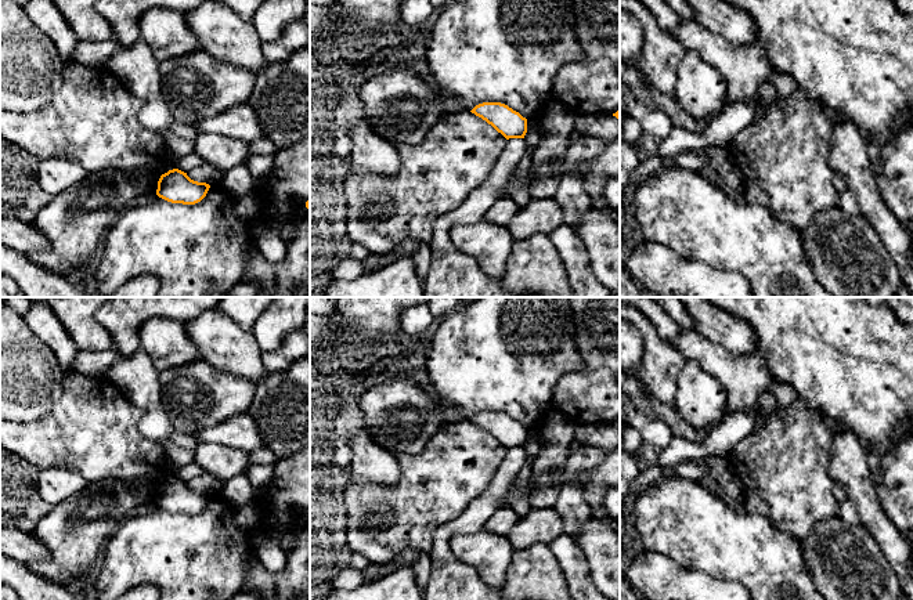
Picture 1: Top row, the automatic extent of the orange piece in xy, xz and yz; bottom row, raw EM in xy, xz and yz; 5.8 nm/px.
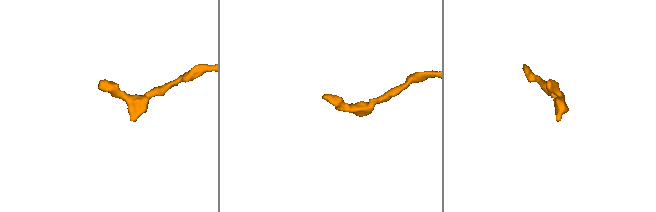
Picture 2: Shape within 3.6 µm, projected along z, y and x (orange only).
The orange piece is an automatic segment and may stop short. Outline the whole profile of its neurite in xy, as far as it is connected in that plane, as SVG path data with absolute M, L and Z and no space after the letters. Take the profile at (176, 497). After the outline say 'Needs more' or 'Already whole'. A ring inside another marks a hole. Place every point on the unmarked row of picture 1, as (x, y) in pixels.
M173 478L162 484L156 505L172 513L195 514L201 512L210 495L191 489L187 482Z. Already whole

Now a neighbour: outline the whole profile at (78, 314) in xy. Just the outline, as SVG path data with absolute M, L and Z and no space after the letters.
M51 297L47 303L68 330L77 350L102 351L115 346L111 333L95 319L97 310L111 297Z

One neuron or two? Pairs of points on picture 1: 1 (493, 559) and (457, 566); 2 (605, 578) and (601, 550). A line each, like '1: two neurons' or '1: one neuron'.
1: two neurons
2: one neuron

